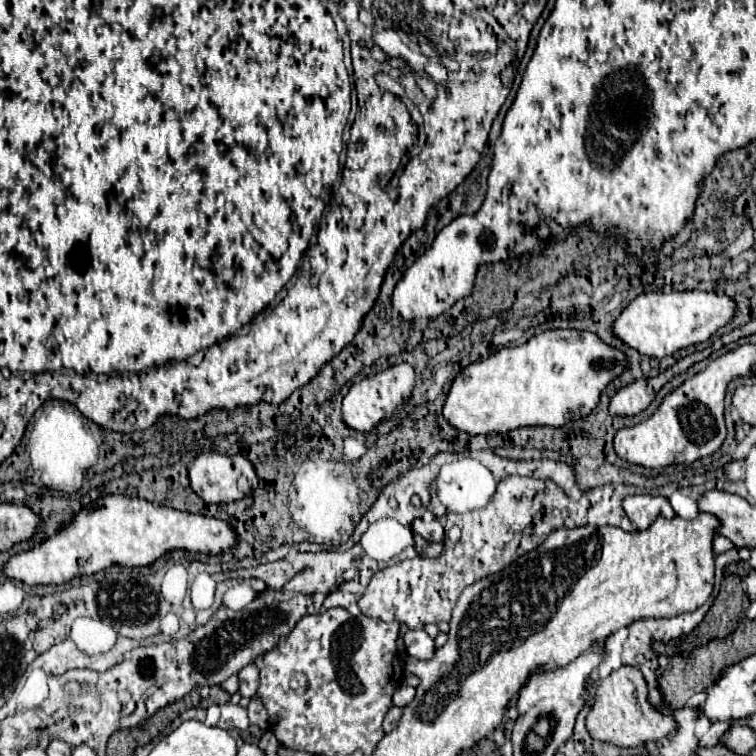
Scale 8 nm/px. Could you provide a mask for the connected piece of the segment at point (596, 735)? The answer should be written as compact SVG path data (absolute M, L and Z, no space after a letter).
M621 666L607 680L601 680L595 690L595 704L587 716L587 730L593 740L609 742L621 748L635 748L645 742L661 744L665 736L677 730L677 722L671 714L661 714L647 700L647 682L639 668Z

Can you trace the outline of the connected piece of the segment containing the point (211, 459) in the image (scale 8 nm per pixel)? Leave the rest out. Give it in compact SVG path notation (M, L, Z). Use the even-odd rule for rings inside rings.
M199 454L195 462L189 468L189 480L191 480L191 490L203 498L207 504L225 504L233 500L241 500L243 496L249 496L257 488L257 476L251 466L251 462L241 456L227 456L227 454Z

